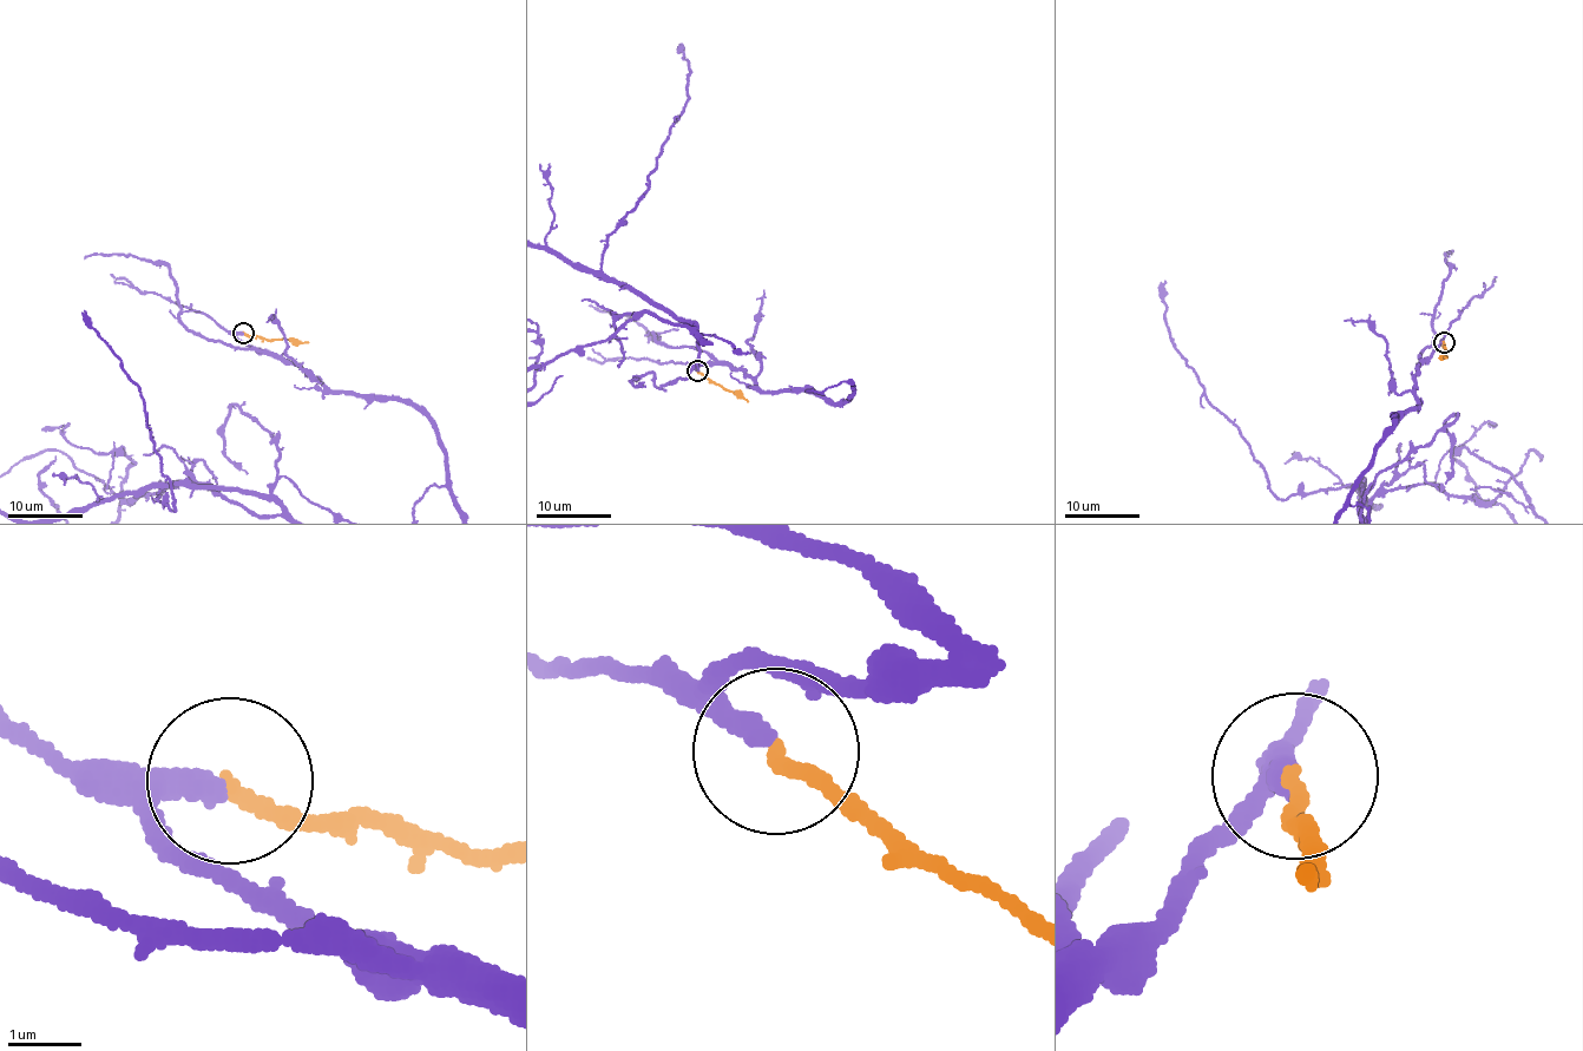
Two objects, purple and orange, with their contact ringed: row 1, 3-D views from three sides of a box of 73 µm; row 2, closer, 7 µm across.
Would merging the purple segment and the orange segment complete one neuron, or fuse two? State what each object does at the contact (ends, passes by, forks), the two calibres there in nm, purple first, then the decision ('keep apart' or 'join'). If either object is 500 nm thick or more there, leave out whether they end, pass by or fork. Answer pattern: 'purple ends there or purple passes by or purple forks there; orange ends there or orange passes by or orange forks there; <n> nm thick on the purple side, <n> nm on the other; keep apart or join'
purple ends there; orange ends there; 320 nm thick on the purple side, 200 nm on the other; join

